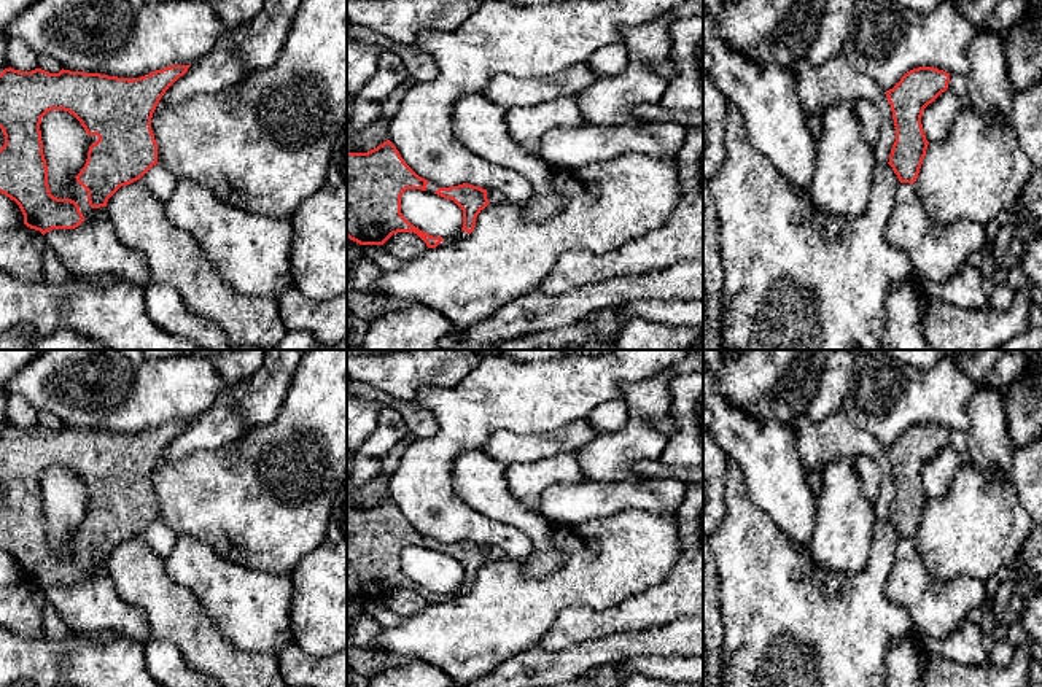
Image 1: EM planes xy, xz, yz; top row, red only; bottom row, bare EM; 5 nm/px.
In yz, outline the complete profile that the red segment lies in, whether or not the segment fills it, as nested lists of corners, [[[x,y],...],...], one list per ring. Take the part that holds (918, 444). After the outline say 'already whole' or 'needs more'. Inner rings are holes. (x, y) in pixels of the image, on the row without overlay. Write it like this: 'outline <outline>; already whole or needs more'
outline [[[918,423],[886,447],[896,482],[896,498],[888,520],[900,539],[913,541],[918,534],[929,501],[921,472],[924,464],[948,445],[948,439],[950,429],[934,423]]]; already whole

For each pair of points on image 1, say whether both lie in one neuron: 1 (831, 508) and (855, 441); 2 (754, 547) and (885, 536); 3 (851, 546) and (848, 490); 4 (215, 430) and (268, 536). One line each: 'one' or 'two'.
1: two
2: one
3: one
4: two

